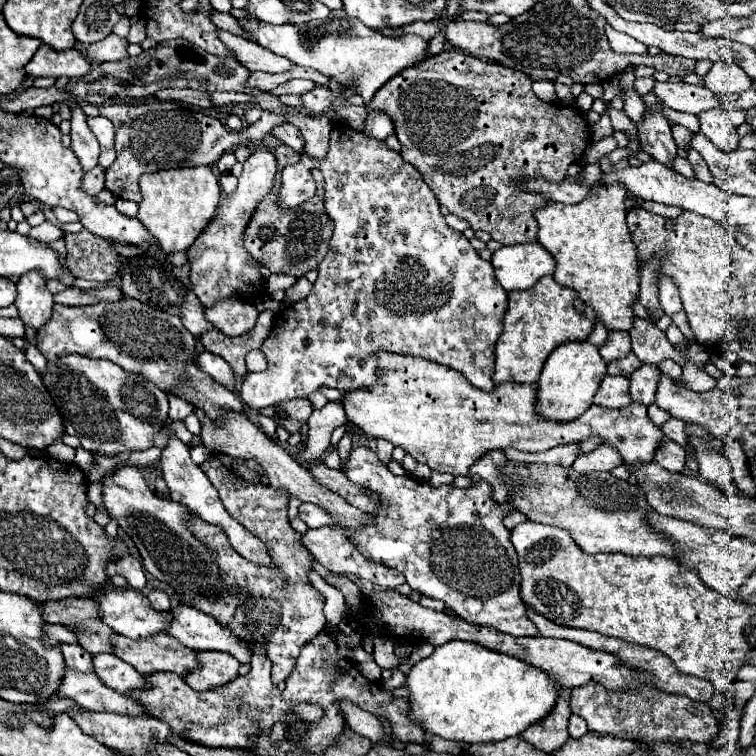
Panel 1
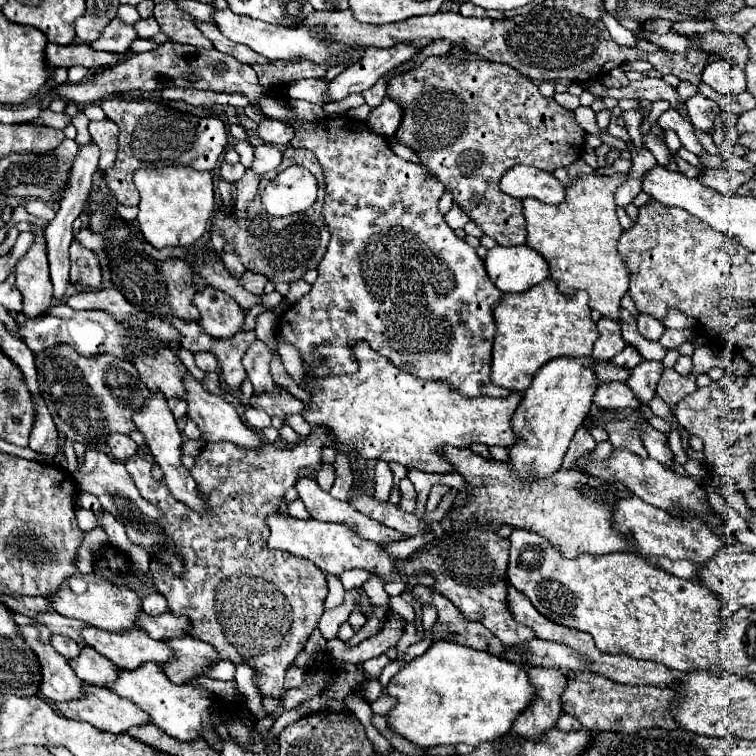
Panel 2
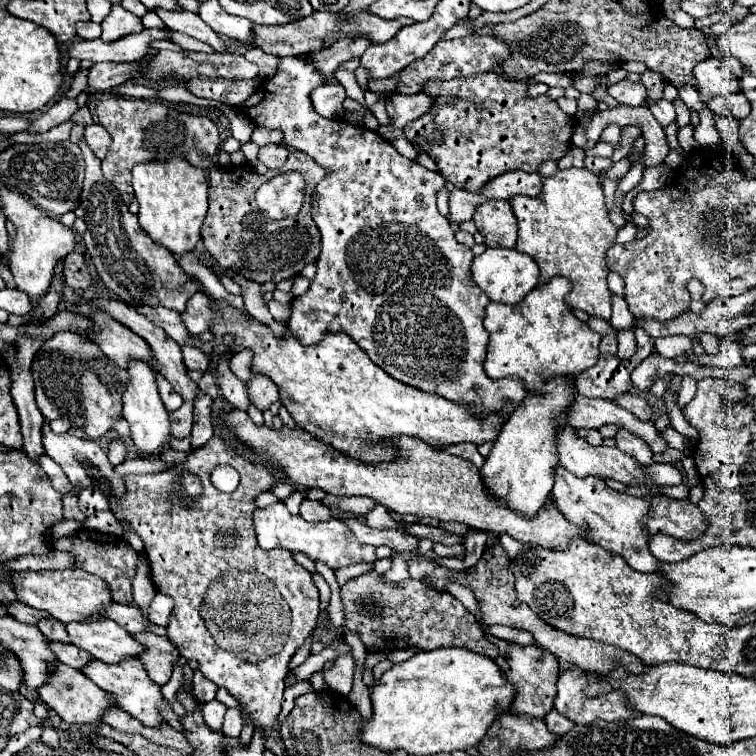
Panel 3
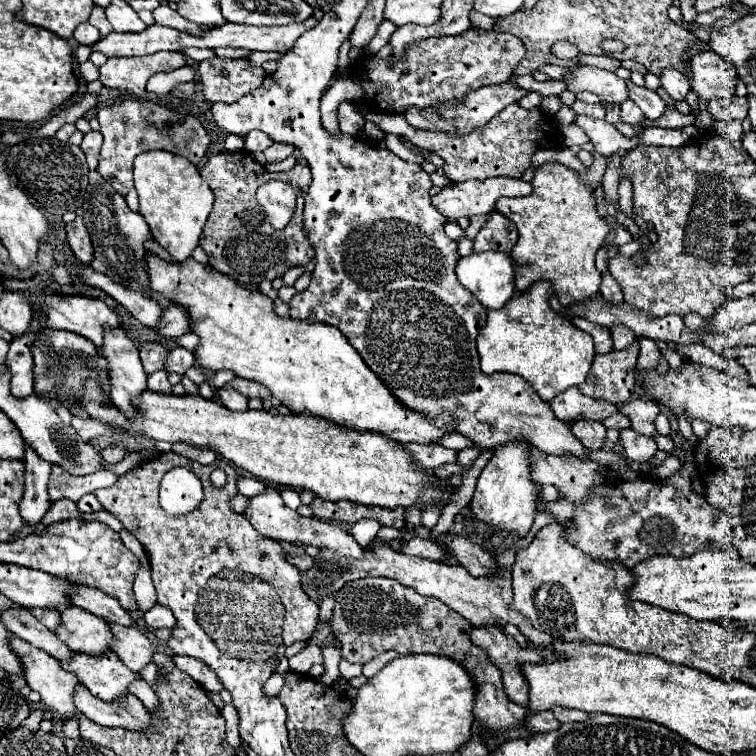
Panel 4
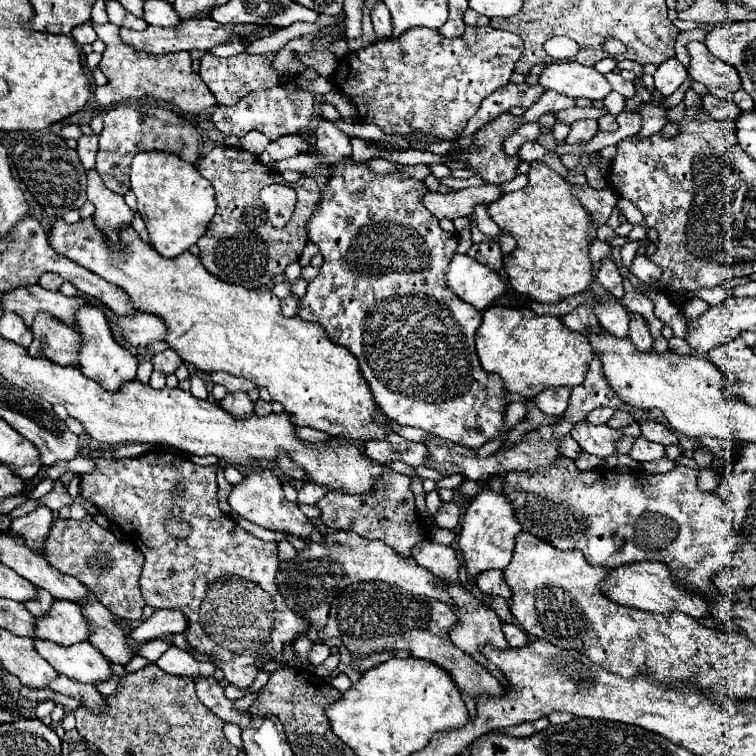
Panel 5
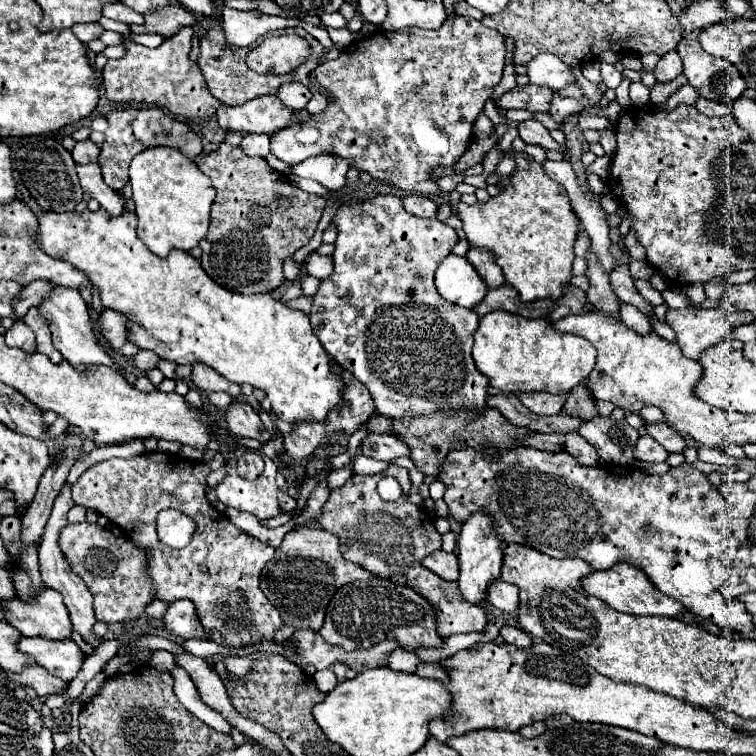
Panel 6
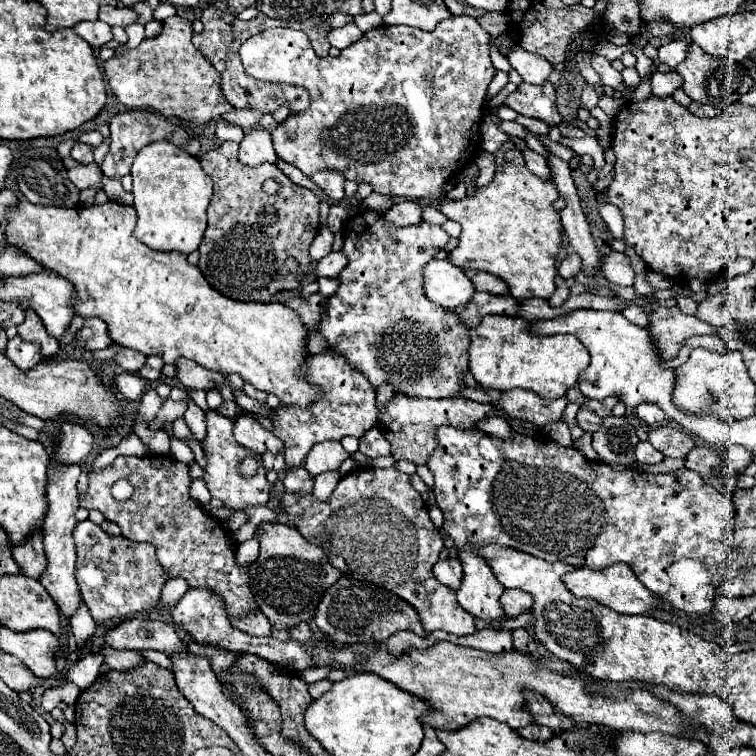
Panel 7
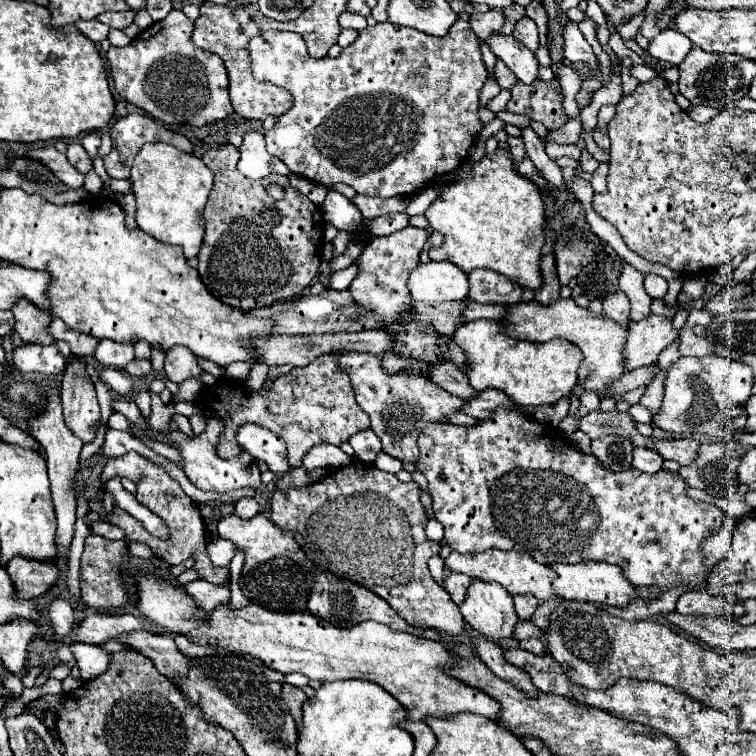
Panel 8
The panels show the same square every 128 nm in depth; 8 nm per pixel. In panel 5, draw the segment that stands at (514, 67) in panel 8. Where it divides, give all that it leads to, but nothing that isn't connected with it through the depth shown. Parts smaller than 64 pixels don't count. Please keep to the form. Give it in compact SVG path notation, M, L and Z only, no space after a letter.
M578 62L548 64L540 76L540 86L544 90L554 90L570 98L584 96L590 100L604 100L612 92L612 86L604 74Z

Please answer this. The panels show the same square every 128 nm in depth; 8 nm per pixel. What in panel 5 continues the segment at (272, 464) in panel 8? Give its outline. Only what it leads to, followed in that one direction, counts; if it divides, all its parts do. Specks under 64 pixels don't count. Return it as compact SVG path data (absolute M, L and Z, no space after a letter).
M228 392L220 400L220 406L224 410L228 410L230 414L240 416L240 418L244 418L244 414L252 414L254 412L254 406L252 406L252 402L250 402L246 392Z

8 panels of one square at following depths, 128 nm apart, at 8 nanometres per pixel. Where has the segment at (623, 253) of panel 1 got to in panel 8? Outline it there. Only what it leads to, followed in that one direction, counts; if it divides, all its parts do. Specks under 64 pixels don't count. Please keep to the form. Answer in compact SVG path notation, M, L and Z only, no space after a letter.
M498 148L496 154L486 156L480 162L474 162L474 178L450 184L450 188L444 190L440 198L430 204L424 216L428 218L432 230L442 232L446 238L444 246L428 250L430 260L448 260L466 274L476 268L488 268L528 290L538 290L542 286L544 280L540 272L540 258L542 258L542 246L546 238L544 198L532 180L516 172L512 154L506 148Z

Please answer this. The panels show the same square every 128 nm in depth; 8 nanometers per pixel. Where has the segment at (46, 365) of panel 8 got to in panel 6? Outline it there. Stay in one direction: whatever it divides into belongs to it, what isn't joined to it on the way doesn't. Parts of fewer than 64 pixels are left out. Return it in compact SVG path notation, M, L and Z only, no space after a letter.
M16 320L14 326L8 328L4 338L6 338L8 346L16 346L16 348L22 348L26 352L36 352L32 328L28 324L24 324L24 320Z

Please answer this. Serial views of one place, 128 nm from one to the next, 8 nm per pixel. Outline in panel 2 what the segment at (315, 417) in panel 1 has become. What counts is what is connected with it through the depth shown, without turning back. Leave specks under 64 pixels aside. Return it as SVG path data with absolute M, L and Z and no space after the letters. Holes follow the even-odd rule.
M314 426L312 432L300 444L284 450L274 448L272 444L266 444L264 450L260 452L240 450L230 442L206 444L196 458L192 476L200 482L200 490L208 494L208 502L212 506L212 514L208 516L196 514L184 502L174 500L172 494L168 494L164 480L152 478L150 474L152 464L148 460L136 456L126 462L128 472L132 474L140 494L152 504L162 508L164 530L170 538L174 538L174 544L180 550L180 556L184 558L184 566L186 566L182 576L174 576L168 574L168 570L160 570L160 562L150 562L150 572L156 590L166 596L168 606L174 614L192 620L194 636L198 640L214 644L216 650L220 650L220 658L228 658L234 664L244 662L250 664L254 670L260 670L262 672L262 678L258 682L260 694L268 694L276 698L282 698L284 692L282 682L284 682L286 668L296 660L296 656L304 650L304 644L308 642L310 634L318 628L318 620L324 612L324 598L328 594L328 586L326 586L326 574L314 562L292 556L284 550L268 548L270 530L266 518L278 514L282 496L288 488L296 484L300 468L316 466L316 464L320 466L320 452L328 446L328 438L330 438L328 428ZM264 636L282 636L280 646L264 652Z

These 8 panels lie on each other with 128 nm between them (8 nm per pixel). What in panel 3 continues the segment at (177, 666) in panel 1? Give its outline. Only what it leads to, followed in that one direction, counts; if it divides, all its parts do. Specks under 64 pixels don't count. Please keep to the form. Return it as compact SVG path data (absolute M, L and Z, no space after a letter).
M104 618L104 622L68 622L66 630L74 646L84 648L102 662L112 664L138 658L146 650L144 644L108 618Z

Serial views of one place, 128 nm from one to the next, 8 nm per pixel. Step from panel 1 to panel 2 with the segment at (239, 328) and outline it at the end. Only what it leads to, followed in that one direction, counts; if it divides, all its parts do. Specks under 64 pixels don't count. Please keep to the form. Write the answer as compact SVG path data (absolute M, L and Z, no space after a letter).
M204 288L194 296L194 304L200 310L200 326L214 338L232 338L244 330L244 310L226 292Z

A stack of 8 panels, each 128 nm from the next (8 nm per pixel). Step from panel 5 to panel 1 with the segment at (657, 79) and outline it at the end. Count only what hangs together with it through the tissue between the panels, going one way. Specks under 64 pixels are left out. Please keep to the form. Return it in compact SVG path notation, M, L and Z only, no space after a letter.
M712 108L704 114L698 114L700 118L700 132L718 148L718 150L736 150L738 148L738 134L736 128L730 126L726 112L722 108Z

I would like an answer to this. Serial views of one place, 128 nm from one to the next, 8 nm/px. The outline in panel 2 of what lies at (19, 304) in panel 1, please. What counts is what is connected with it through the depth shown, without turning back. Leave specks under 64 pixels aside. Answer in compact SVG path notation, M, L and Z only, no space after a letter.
M36 232L36 242L16 264L16 288L22 292L22 312L26 318L38 318L52 306L52 282L48 274L44 232Z

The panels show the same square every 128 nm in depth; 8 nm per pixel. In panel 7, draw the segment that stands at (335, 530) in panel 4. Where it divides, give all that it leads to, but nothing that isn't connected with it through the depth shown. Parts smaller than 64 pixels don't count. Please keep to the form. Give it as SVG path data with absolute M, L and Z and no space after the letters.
M206 414L206 420L208 420L208 434L204 440L204 452L208 456L208 466L204 468L204 480L210 494L222 500L226 508L244 510L250 506L266 506L270 500L270 482L266 480L266 468L260 464L258 474L254 478L240 476L238 464L244 456L252 456L252 452L234 440L230 418L224 418L218 414Z

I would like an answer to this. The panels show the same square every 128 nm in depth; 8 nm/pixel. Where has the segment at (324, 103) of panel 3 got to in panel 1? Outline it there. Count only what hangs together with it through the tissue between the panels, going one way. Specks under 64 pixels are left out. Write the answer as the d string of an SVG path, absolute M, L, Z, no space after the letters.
M296 78L296 80L290 80L290 82L284 82L284 84L276 86L270 94L274 94L274 96L280 96L280 94L304 94L304 92L308 92L312 88L314 88L314 82Z

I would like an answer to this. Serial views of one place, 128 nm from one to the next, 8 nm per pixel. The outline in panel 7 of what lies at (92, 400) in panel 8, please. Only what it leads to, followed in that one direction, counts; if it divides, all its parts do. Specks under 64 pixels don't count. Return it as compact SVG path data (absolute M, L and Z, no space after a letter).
M64 422L60 440L56 444L56 462L58 464L80 464L88 458L92 450L94 436L80 424Z

